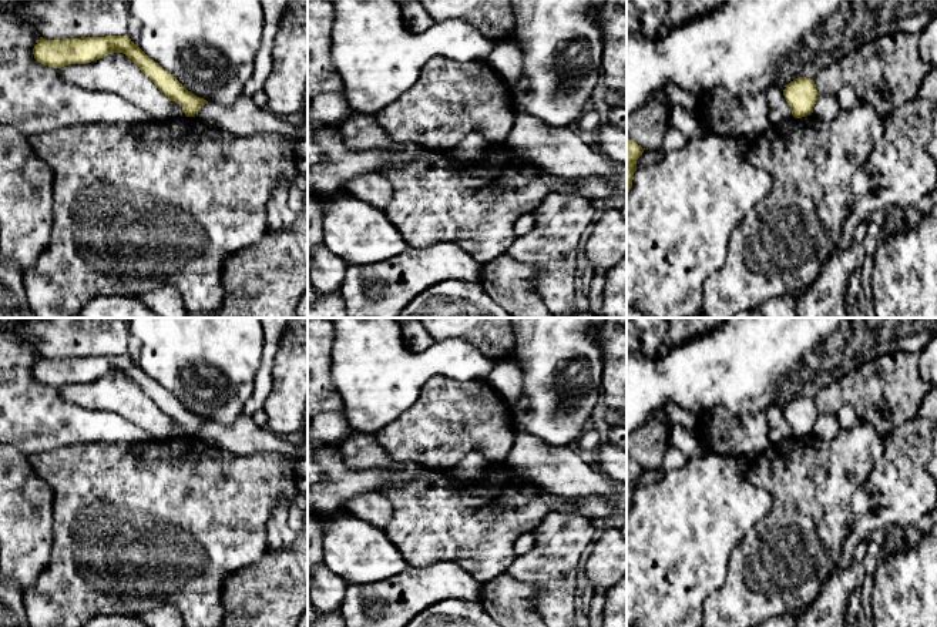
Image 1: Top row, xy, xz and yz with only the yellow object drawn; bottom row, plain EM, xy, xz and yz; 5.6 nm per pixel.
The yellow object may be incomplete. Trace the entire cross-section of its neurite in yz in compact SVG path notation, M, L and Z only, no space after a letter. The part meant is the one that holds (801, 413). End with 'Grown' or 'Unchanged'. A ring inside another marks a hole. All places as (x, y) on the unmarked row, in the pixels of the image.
M799 396L786 405L783 415L790 425L792 435L802 437L813 432L813 426L820 413L813 399Z. Unchanged

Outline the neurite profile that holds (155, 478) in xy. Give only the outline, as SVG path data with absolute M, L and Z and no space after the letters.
M195 436L125 445L121 442L88 442L53 452L28 456L31 466L53 487L53 544L46 569L37 580L23 591L23 603L30 627L83 627L100 614L120 614L135 617L159 606L174 606L185 627L221 627L224 618L222 590L225 579L245 566L259 560L269 549L266 523L275 509L295 503L299 492L296 484L296 466L300 460L289 460L276 452L256 452L245 456L221 450Z

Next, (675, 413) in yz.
M668 402L665 405L665 413L671 423L681 425L686 429L696 428L696 423L698 423L696 416L691 410L684 409L675 405L674 402Z

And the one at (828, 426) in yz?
M819 415L812 433L817 439L827 442L837 436L840 430L842 426L836 415Z

